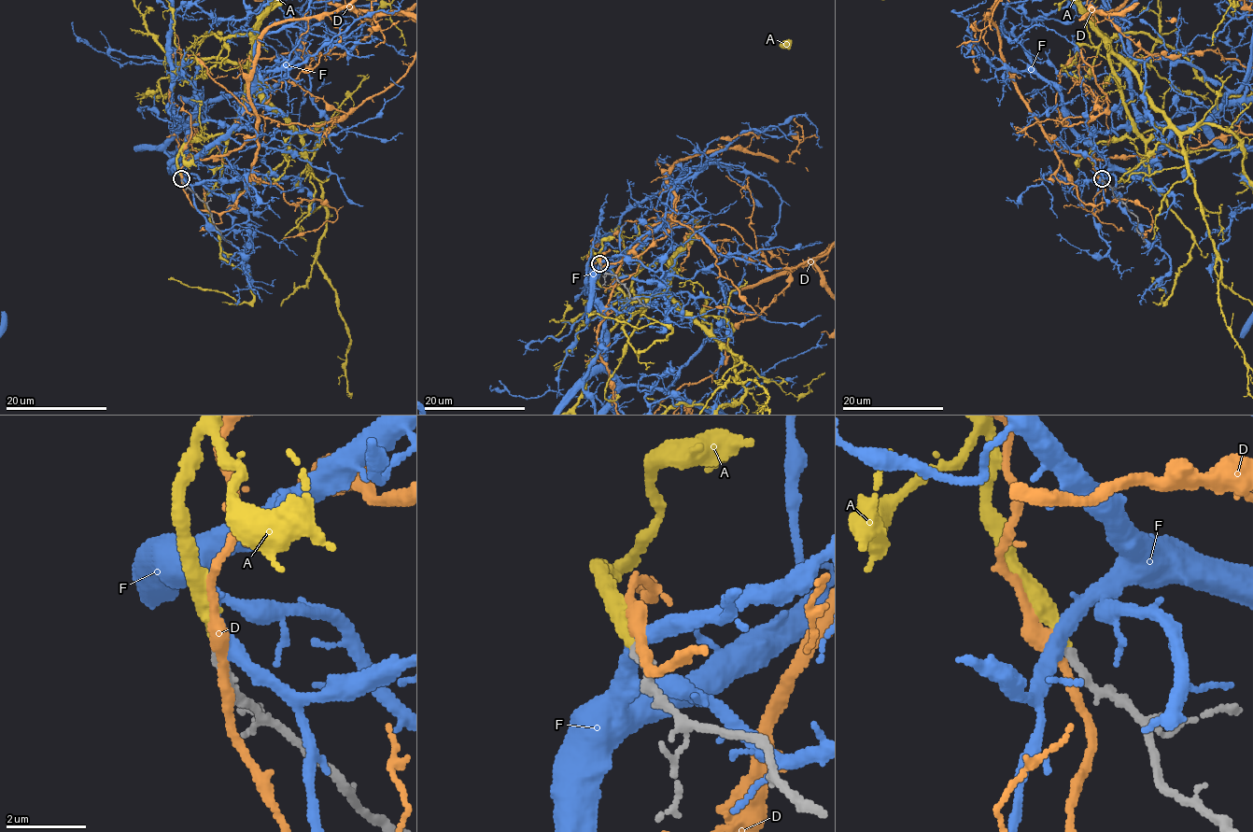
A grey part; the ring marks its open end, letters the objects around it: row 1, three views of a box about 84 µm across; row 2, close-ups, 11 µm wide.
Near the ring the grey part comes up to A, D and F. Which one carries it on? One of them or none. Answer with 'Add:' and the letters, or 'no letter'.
Add: A

